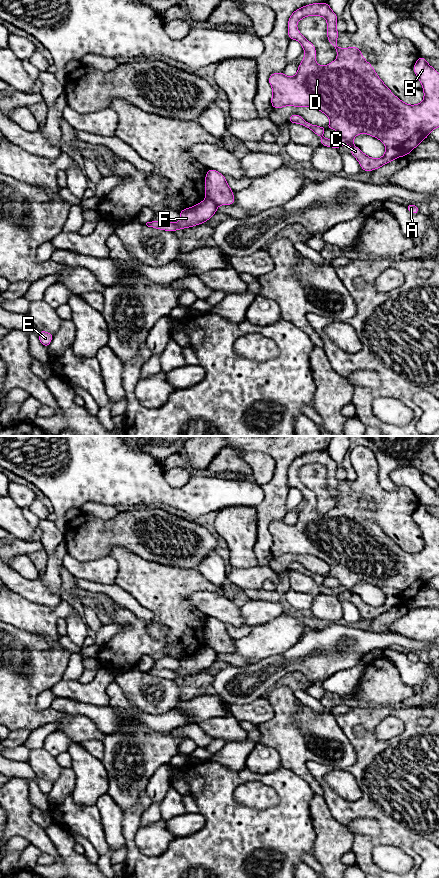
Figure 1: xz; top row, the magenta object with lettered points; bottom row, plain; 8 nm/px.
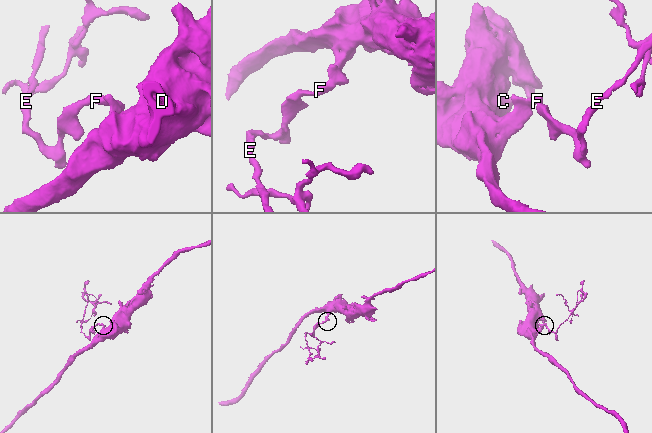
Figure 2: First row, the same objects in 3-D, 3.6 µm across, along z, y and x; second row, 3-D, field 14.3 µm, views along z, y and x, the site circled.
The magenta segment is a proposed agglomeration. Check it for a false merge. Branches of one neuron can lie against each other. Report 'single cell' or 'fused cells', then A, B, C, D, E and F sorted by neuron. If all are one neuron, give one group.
fused cells; A B C D / E F

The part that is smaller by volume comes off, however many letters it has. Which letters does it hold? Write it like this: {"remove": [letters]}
{"remove": ["E", "F"]}

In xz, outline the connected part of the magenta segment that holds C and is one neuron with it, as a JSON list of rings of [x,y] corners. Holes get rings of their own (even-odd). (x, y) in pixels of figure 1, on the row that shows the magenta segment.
[[[327,2],[312,3],[295,10],[288,20],[288,37],[301,43],[305,57],[299,64],[295,76],[288,77],[283,72],[273,73],[268,77],[273,89],[270,100],[274,109],[284,106],[312,107],[329,118],[327,127],[313,125],[300,115],[289,116],[288,123],[297,123],[312,130],[321,137],[321,146],[339,149],[344,144],[351,146],[352,154],[365,172],[378,169],[392,160],[407,156],[420,142],[428,137],[430,132],[439,127],[439,73],[431,67],[424,56],[420,56],[414,64],[414,73],[422,84],[424,100],[417,105],[409,105],[396,97],[378,77],[374,68],[362,56],[356,46],[339,48],[336,39],[340,33],[336,30],[338,16],[332,11]],[[312,15],[322,16],[327,20],[327,39],[338,53],[335,61],[326,66],[318,65],[315,61],[316,48],[297,29],[296,23],[302,18]],[[327,129],[334,129],[339,133],[337,139],[326,139],[322,135]],[[365,133],[381,140],[386,151],[383,157],[373,159],[365,155],[353,144],[356,135]]]

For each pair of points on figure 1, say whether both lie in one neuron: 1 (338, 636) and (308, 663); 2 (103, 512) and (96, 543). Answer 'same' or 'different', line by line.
1: same
2: different

